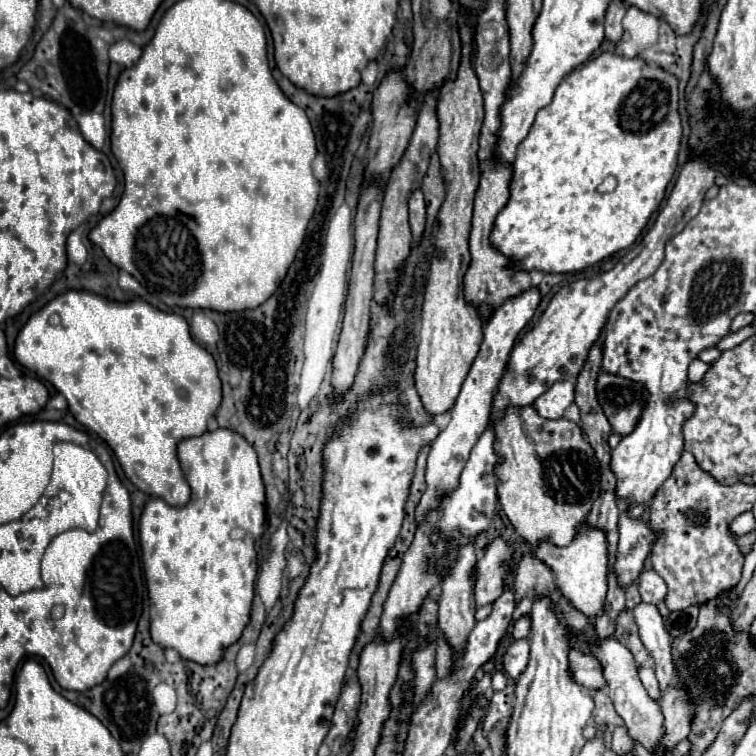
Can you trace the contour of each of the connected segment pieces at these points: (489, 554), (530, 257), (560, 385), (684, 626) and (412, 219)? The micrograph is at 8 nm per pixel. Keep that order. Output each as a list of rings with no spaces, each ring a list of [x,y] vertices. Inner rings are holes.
[[[497,538],[487,548],[483,558],[475,564],[475,604],[477,608],[495,602],[499,594],[503,592],[505,578],[509,574],[511,566],[511,548],[505,544],[505,540]]]
[[[601,54],[597,58],[593,58],[591,62],[583,64],[581,68],[575,68],[569,76],[565,76],[561,80],[561,84],[555,88],[553,100],[549,106],[541,108],[535,116],[535,122],[527,134],[527,138],[519,144],[517,148],[517,158],[511,164],[511,182],[509,182],[509,200],[505,204],[505,208],[497,214],[489,242],[495,250],[499,250],[503,256],[509,258],[511,268],[515,270],[539,270],[545,274],[567,274],[567,272],[579,272],[603,258],[609,258],[611,254],[629,248],[637,236],[641,234],[641,230],[645,228],[649,216],[657,210],[657,206],[661,204],[663,196],[665,196],[665,188],[671,182],[675,168],[677,168],[677,152],[679,152],[679,142],[681,142],[681,118],[677,112],[677,100],[679,100],[679,92],[677,92],[677,78],[663,72],[657,66],[649,66],[645,62],[641,62],[639,58],[621,58],[615,54]],[[607,176],[615,176],[617,178],[617,188],[611,194],[597,194],[595,188],[601,184],[603,178]]]
[[[565,380],[565,382],[557,382],[555,386],[551,386],[551,390],[547,390],[545,394],[541,394],[533,406],[539,412],[539,416],[543,418],[561,418],[565,408],[573,402],[573,382]]]
[[[691,606],[687,610],[681,610],[681,612],[669,612],[669,616],[665,618],[665,630],[673,638],[679,638],[685,632],[693,630],[695,624],[697,624],[697,608],[695,606]]]
[[[419,188],[409,198],[409,224],[413,238],[419,240],[425,228],[425,202],[423,202],[423,192]]]

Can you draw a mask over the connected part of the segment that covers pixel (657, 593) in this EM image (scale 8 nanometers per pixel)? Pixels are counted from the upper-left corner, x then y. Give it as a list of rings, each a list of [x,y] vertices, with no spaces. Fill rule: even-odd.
[[[645,568],[645,570],[639,574],[637,586],[639,586],[639,594],[641,594],[641,600],[643,600],[643,602],[657,604],[657,602],[665,600],[667,586],[665,586],[663,578],[661,578],[659,574],[655,574],[655,570]]]

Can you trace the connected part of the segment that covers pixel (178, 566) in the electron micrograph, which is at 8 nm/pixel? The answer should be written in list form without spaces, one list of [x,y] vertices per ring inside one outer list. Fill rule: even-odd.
[[[227,428],[181,440],[177,456],[191,486],[191,500],[185,506],[169,506],[163,498],[149,498],[139,522],[139,544],[151,602],[151,638],[163,648],[175,648],[185,660],[215,664],[221,660],[223,650],[239,640],[249,622],[257,578],[255,540],[265,530],[265,486],[255,450],[241,434]]]

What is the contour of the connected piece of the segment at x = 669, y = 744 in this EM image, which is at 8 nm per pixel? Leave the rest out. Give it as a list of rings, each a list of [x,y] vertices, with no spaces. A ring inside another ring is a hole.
[[[675,684],[663,692],[659,702],[663,710],[663,742],[659,742],[665,750],[673,750],[681,740],[689,736],[689,726],[693,718],[693,704],[689,702],[685,690],[677,688]]]

